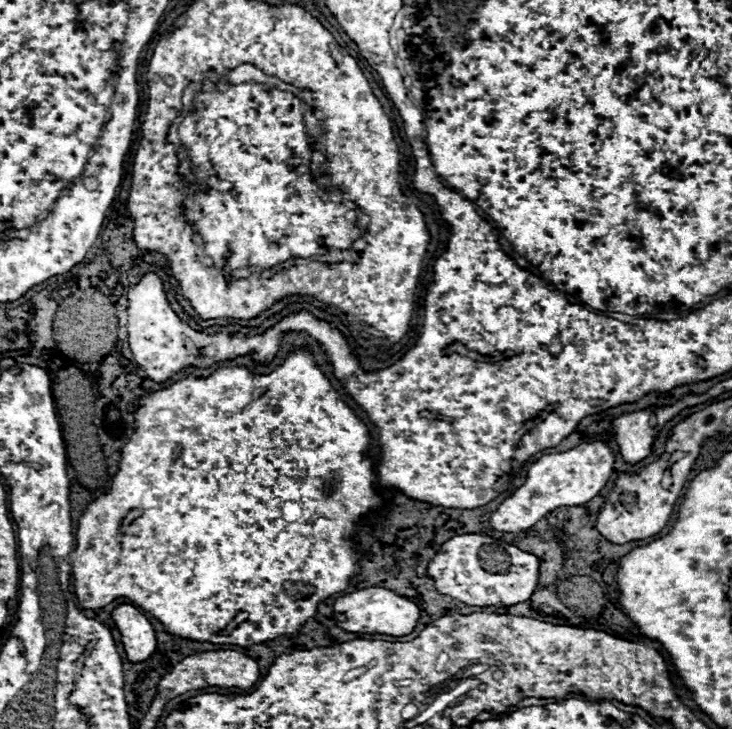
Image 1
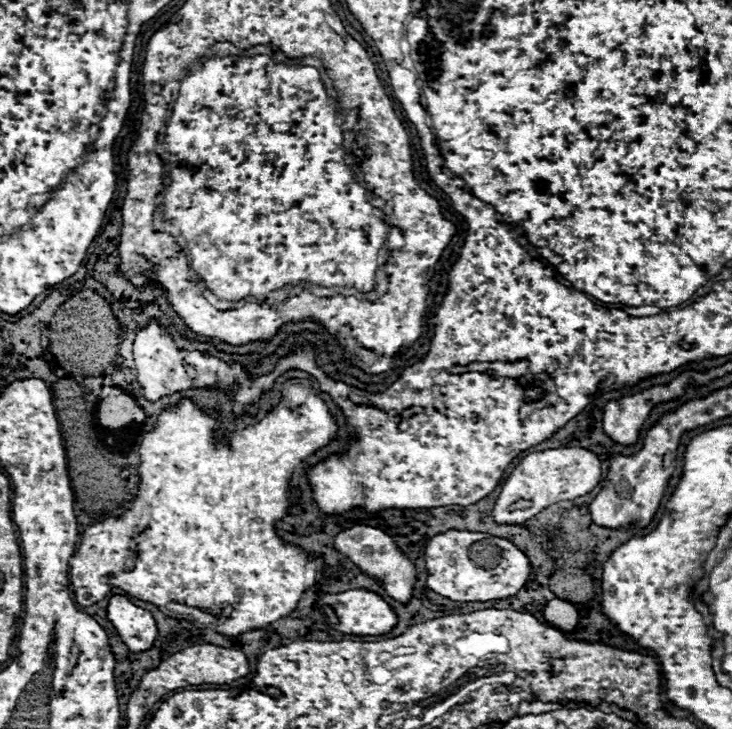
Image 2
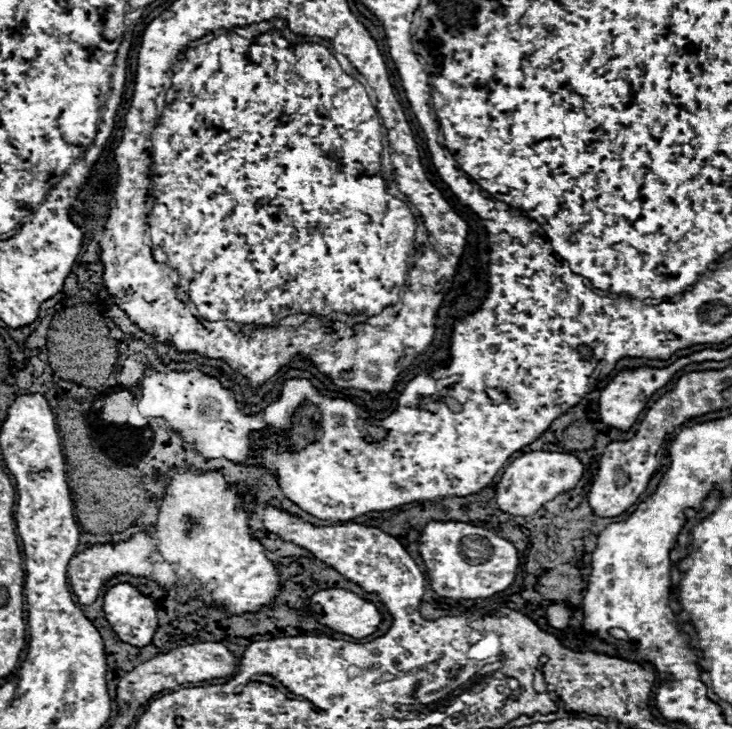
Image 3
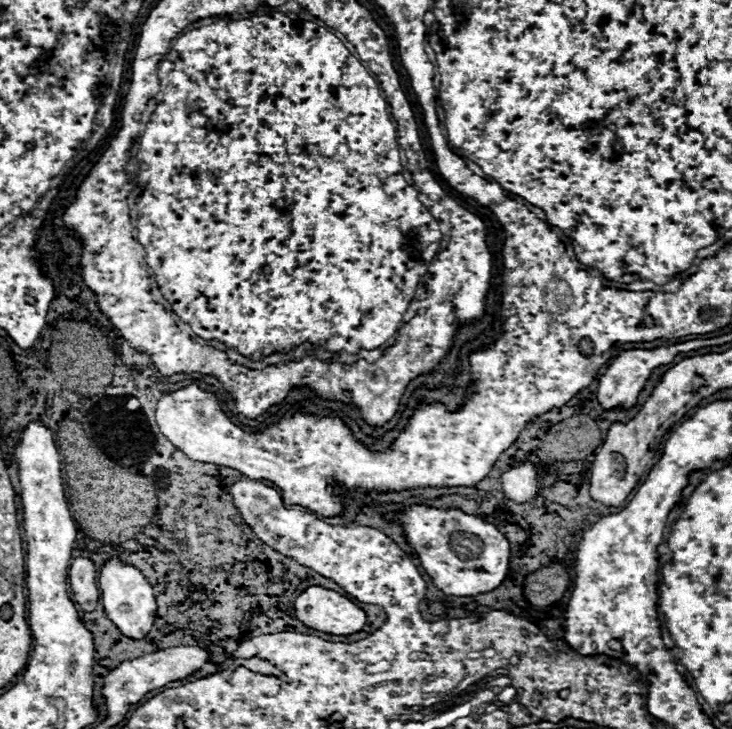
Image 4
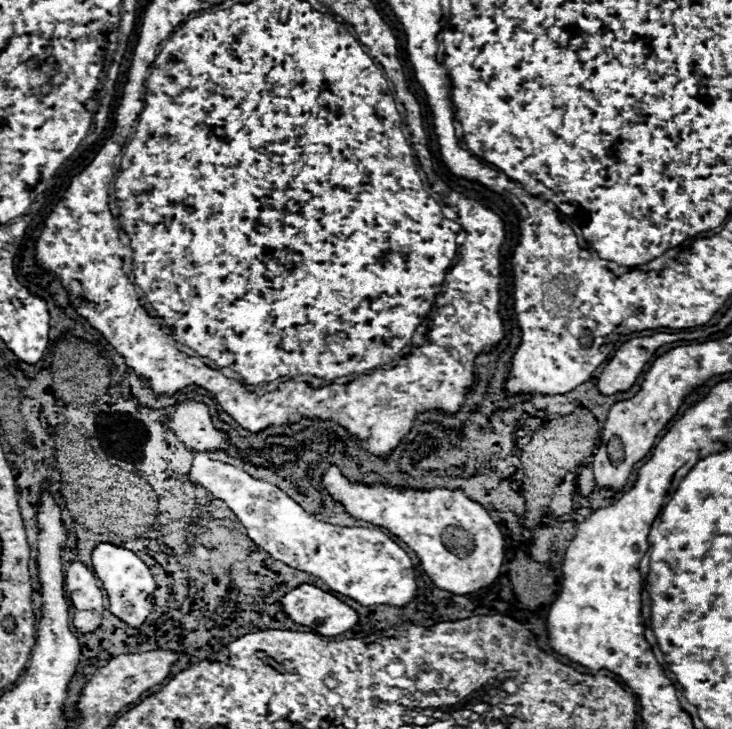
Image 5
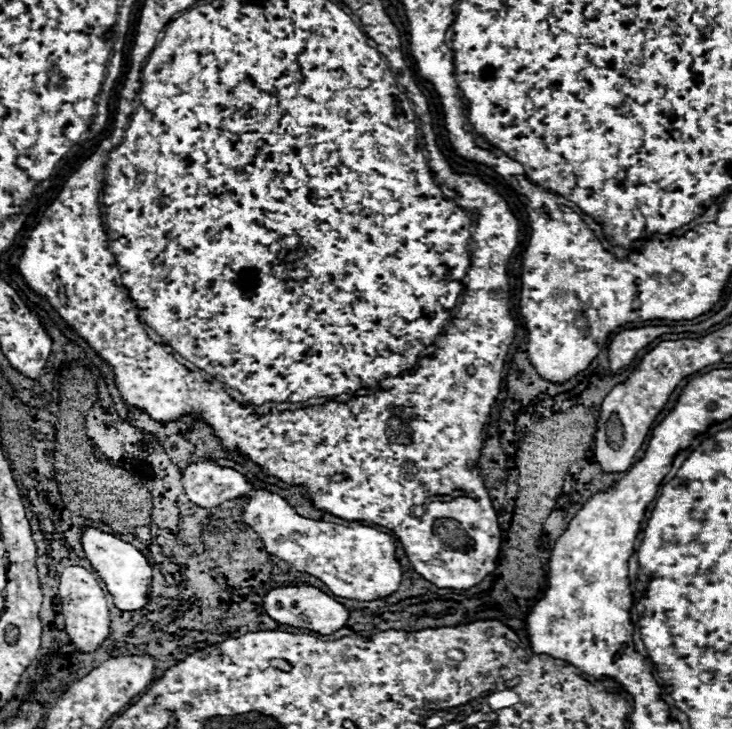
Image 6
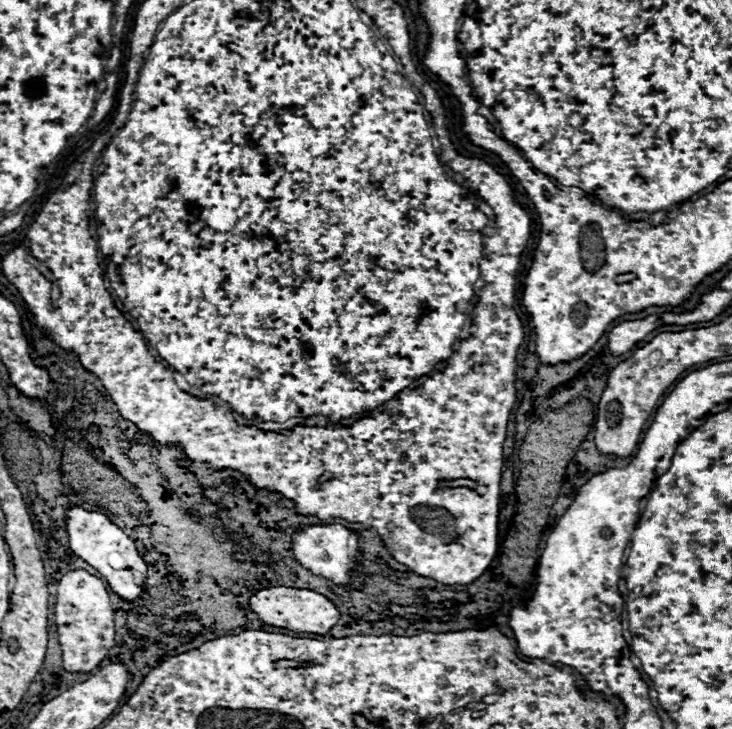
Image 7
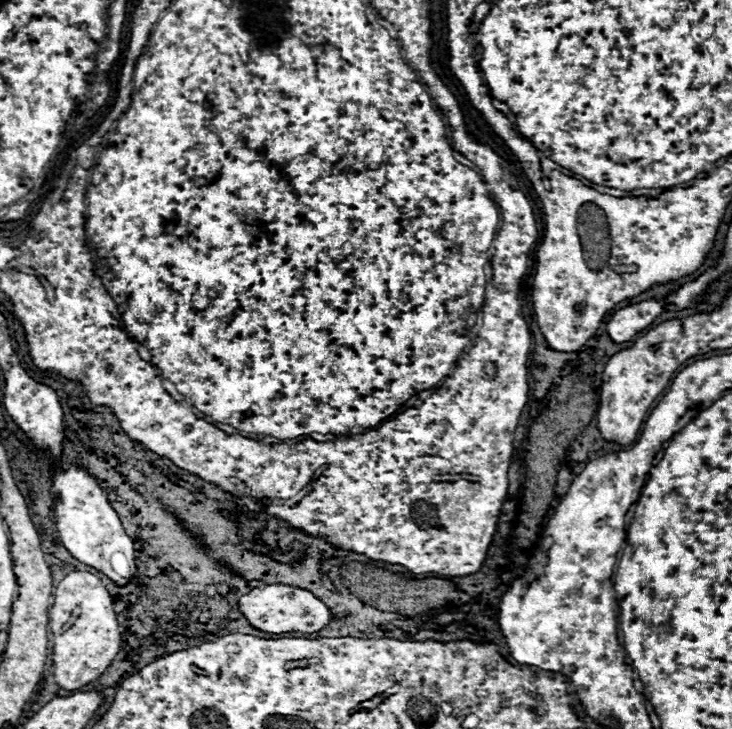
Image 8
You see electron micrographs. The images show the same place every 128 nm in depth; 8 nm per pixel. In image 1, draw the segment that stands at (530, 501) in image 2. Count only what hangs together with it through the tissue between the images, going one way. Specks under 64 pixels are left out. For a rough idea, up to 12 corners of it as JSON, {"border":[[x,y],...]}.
{"border":[[604,442],[530,464],[489,524],[524,532],[592,500],[614,470]]}

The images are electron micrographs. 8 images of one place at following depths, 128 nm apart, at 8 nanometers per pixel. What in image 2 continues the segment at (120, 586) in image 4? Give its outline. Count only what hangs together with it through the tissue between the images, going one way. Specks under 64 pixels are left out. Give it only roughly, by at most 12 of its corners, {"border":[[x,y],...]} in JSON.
{"border":[[114,594],[106,612],[132,652],[152,648],[158,626],[148,610]]}

